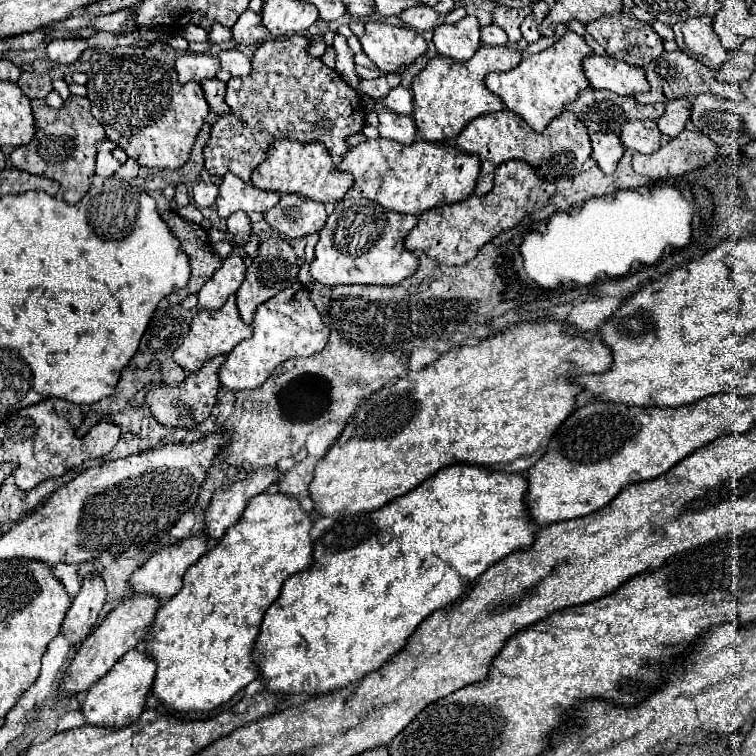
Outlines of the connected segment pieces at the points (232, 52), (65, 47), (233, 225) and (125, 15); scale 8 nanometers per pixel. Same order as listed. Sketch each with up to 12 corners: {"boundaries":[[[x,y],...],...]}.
{"boundaries":[[[236,49],[220,51],[222,69],[216,75],[228,81],[250,73],[250,59]],[[54,39],[46,51],[54,63],[72,65],[88,39]],[[244,211],[226,221],[240,245],[248,243],[252,223]],[[134,9],[100,15],[92,23],[98,31],[118,33]]]}

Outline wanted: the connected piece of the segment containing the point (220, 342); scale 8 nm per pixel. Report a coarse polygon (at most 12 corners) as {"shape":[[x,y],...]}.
{"shape":[[236,295],[222,309],[200,311],[174,361],[194,373],[252,337]]}

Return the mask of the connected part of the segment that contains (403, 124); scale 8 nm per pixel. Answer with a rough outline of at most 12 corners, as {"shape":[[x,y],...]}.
{"shape":[[376,105],[380,137],[414,143],[412,117],[382,111]]}

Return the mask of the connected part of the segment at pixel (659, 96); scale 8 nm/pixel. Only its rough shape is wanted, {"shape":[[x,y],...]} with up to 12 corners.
{"shape":[[662,53],[646,67],[642,105],[700,93],[742,101],[738,85],[716,81],[688,53]]}

